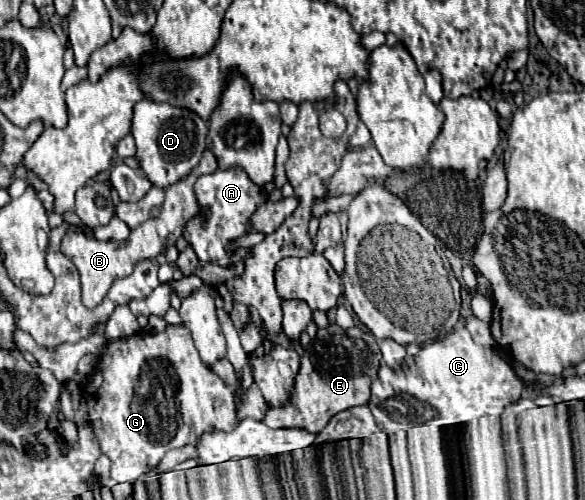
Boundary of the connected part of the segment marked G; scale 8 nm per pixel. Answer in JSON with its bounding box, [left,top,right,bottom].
[83,325,237,483]

